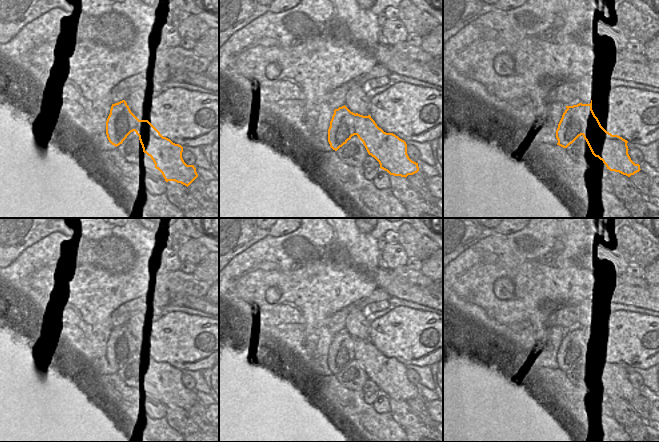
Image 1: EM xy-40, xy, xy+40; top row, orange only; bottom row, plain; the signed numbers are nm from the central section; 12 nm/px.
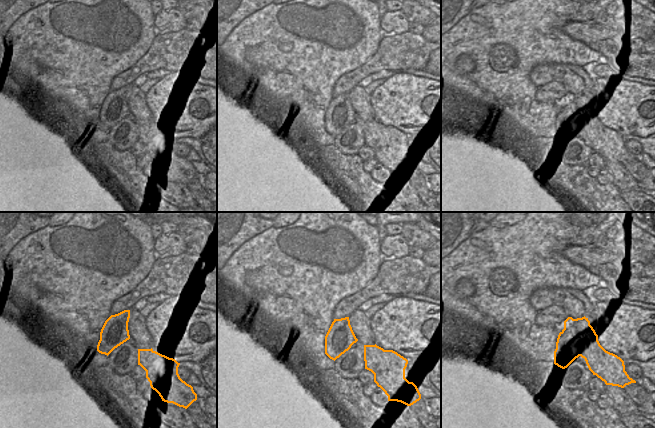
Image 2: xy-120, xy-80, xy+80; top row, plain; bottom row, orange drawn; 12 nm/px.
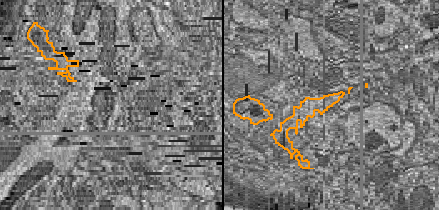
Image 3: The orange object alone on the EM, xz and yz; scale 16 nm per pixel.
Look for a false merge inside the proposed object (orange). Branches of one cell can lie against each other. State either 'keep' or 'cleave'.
cleave

